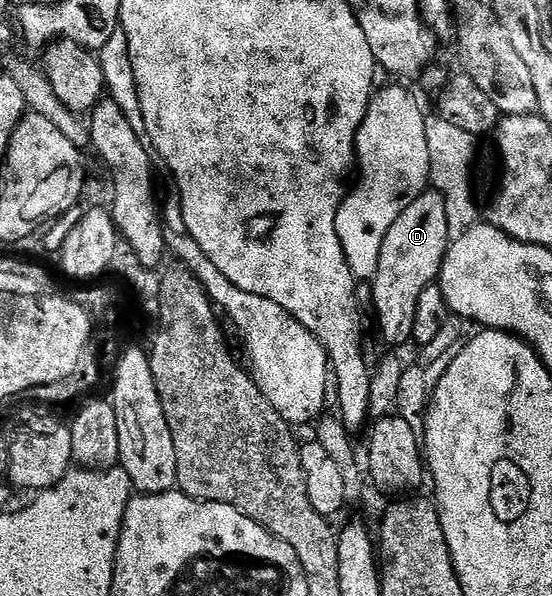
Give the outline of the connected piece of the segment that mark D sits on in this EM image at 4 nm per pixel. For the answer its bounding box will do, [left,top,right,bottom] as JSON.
[372,189,451,349]

